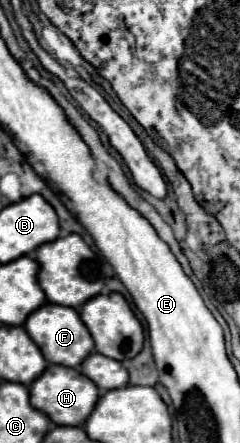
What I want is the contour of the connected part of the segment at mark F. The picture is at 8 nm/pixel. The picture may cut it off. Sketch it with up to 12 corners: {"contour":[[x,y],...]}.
{"contour":[[45,303],[25,329],[49,363],[79,367],[93,337],[79,313]]}

